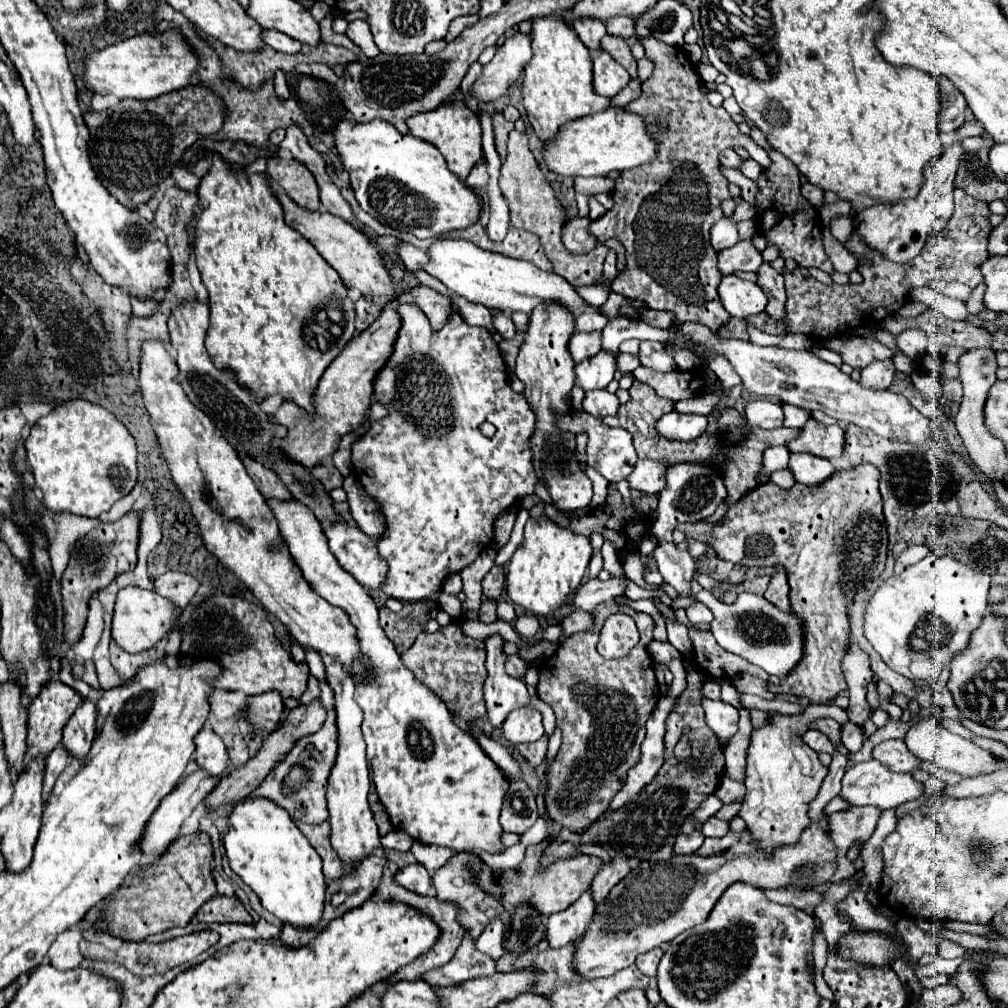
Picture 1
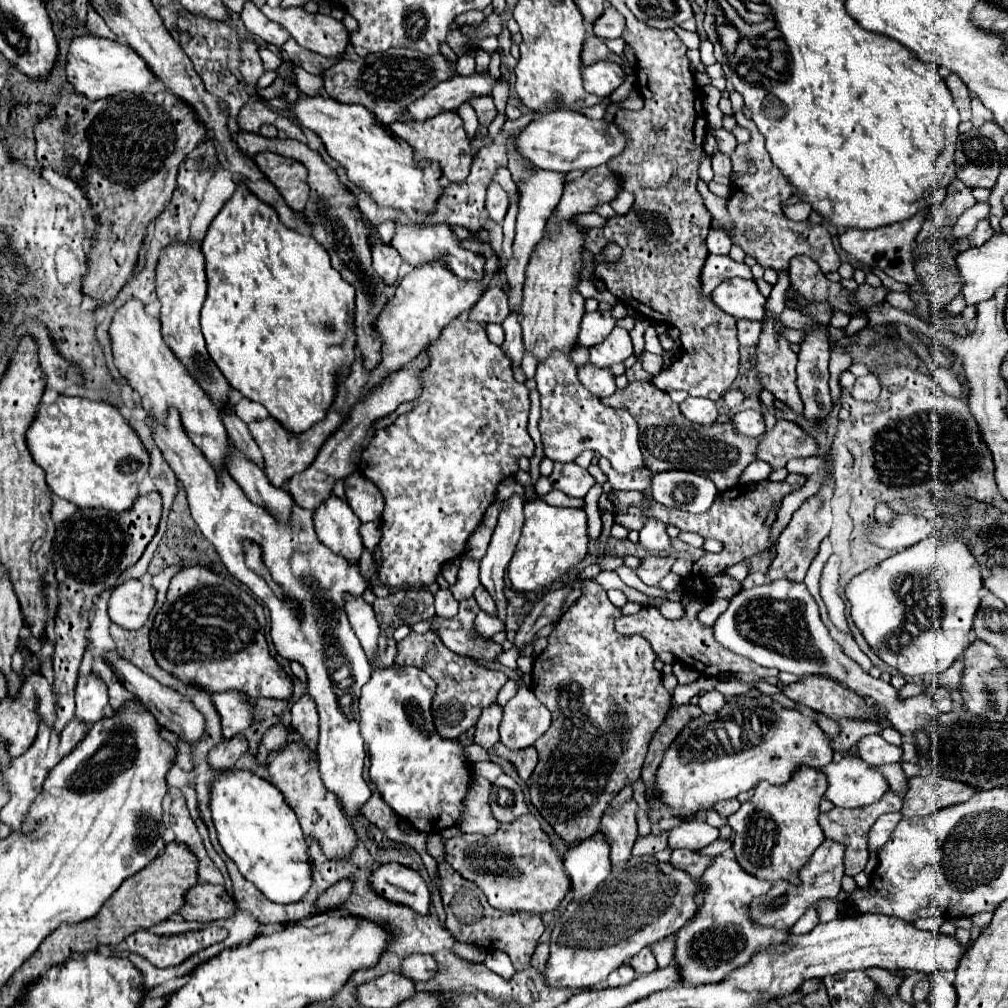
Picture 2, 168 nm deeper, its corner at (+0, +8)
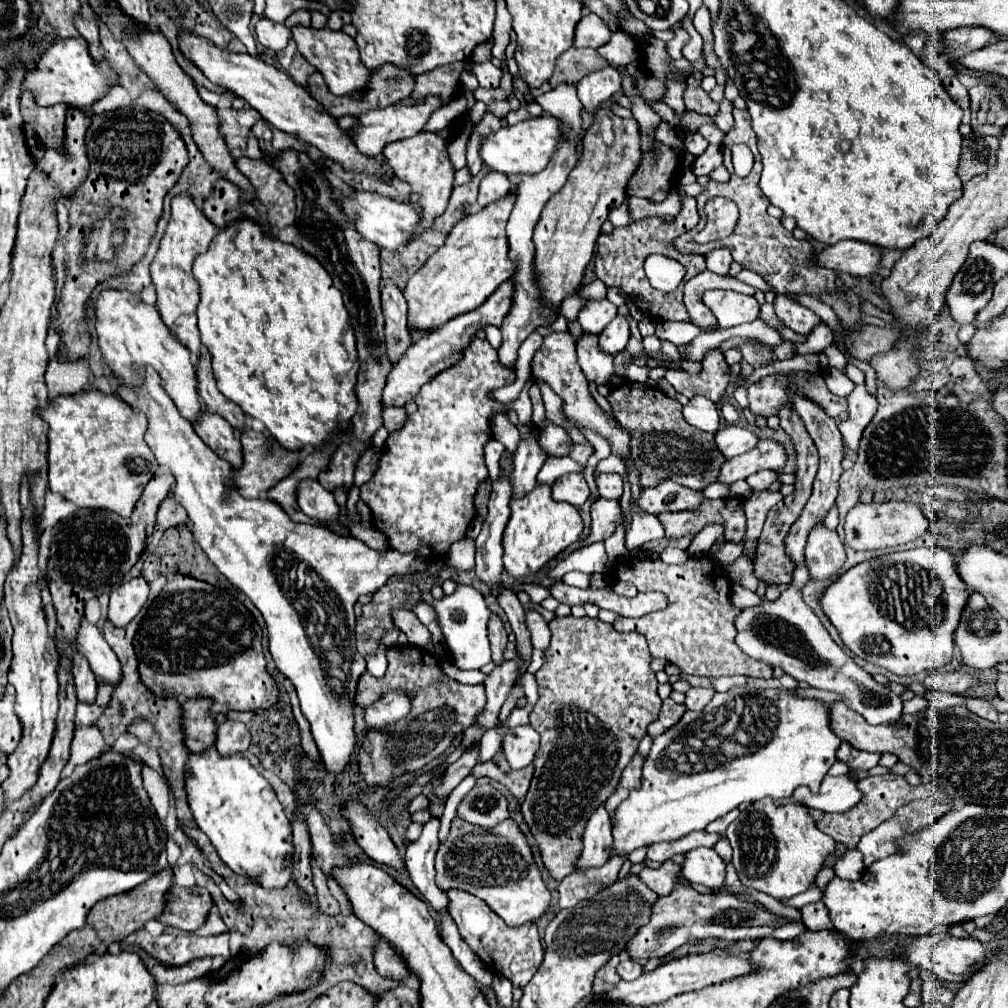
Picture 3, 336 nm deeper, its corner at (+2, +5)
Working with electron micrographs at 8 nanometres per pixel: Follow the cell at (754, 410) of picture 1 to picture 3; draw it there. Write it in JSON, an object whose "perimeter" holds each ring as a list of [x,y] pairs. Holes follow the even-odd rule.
{"perimeter":[[[729,424],[727,428],[723,428],[715,434],[715,442],[717,442],[717,446],[725,458],[735,458],[739,454],[749,452],[753,446],[757,446],[759,438],[747,426]]]}

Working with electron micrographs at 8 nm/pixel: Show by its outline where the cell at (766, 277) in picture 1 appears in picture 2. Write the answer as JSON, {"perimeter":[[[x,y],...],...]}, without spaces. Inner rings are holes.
{"perimeter":[[[767,313],[765,323],[763,323],[763,333],[761,333],[761,341],[757,345],[757,373],[759,373],[759,381],[761,387],[767,389],[769,393],[773,393],[773,397],[781,403],[785,403],[789,409],[793,409],[797,415],[803,415],[803,403],[799,399],[797,393],[797,385],[795,385],[795,365],[797,365],[797,355],[791,351],[791,343],[785,341],[777,331],[783,329],[781,323],[775,321],[773,315]]]}

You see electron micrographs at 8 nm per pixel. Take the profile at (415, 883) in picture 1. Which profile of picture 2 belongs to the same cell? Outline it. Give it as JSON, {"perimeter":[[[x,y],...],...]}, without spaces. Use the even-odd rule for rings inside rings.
{"perimeter":[[[385,863],[371,873],[369,883],[383,899],[405,905],[421,915],[429,913],[431,893],[417,871],[399,863]]]}

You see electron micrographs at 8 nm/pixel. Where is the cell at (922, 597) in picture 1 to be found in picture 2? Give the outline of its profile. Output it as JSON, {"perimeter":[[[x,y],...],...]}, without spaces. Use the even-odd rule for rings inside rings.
{"perimeter":[[[925,539],[855,575],[845,587],[845,597],[851,603],[851,619],[855,627],[861,631],[867,645],[879,659],[903,675],[927,675],[947,671],[957,655],[969,645],[969,633],[979,607],[981,589],[981,565],[969,553],[963,541]]]}

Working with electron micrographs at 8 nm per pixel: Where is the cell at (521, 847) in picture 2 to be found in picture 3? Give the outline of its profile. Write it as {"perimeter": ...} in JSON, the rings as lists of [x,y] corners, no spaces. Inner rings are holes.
{"perimeter":[[[455,818],[451,824],[451,834],[445,842],[439,844],[435,868],[437,886],[441,890],[447,892],[457,888],[479,896],[497,916],[507,922],[507,926],[523,926],[525,922],[535,922],[551,904],[551,892],[541,878],[527,836],[511,818],[495,828],[483,828]]]}

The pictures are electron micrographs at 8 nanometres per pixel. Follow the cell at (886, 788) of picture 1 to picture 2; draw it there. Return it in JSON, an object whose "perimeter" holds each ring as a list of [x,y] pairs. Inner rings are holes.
{"perimeter":[[[845,757],[837,763],[829,763],[821,773],[827,777],[825,799],[835,807],[863,807],[879,801],[889,789],[881,773],[871,769],[859,757]]]}

